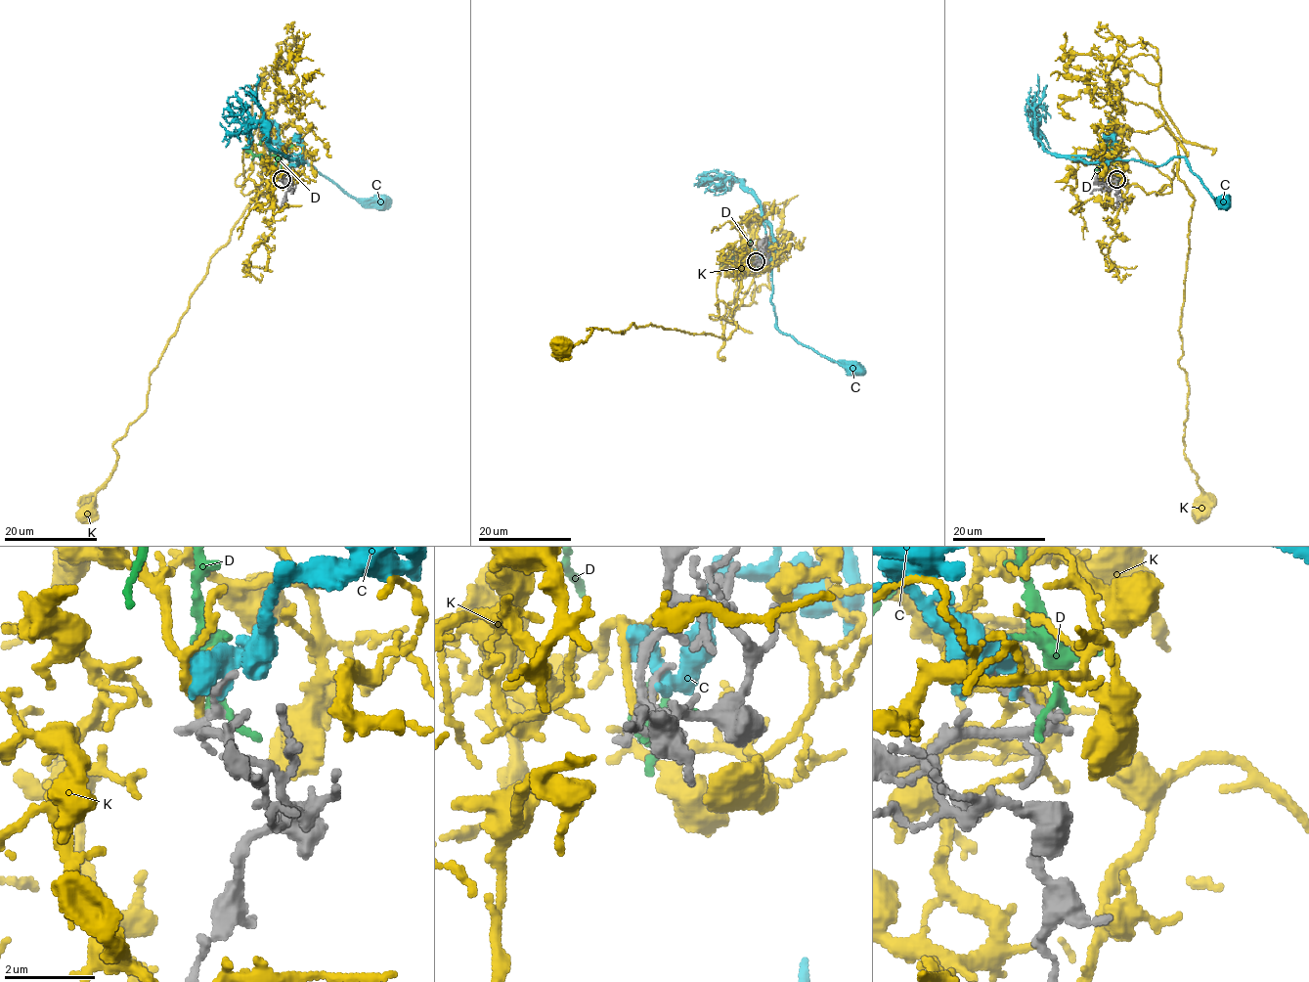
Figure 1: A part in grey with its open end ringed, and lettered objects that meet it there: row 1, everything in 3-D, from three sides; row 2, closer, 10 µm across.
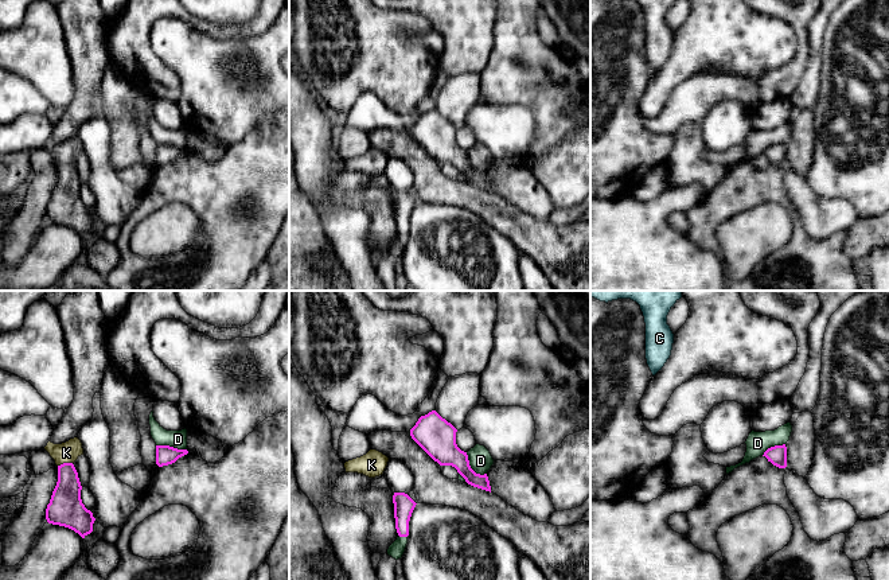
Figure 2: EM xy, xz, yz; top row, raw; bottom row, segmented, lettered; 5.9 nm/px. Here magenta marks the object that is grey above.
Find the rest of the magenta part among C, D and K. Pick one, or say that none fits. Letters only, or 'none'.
K

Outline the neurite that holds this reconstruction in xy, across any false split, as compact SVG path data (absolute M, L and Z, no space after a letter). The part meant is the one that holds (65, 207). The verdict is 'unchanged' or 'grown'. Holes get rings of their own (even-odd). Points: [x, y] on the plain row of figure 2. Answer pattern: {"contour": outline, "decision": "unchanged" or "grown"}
{"contour": "M78 136L62 143L48 140L44 148L58 164L58 180L46 207L46 218L48 222L69 226L85 237L93 230L95 217L82 202L82 184L73 163L83 153L82 141Z", "decision": "grown"}

